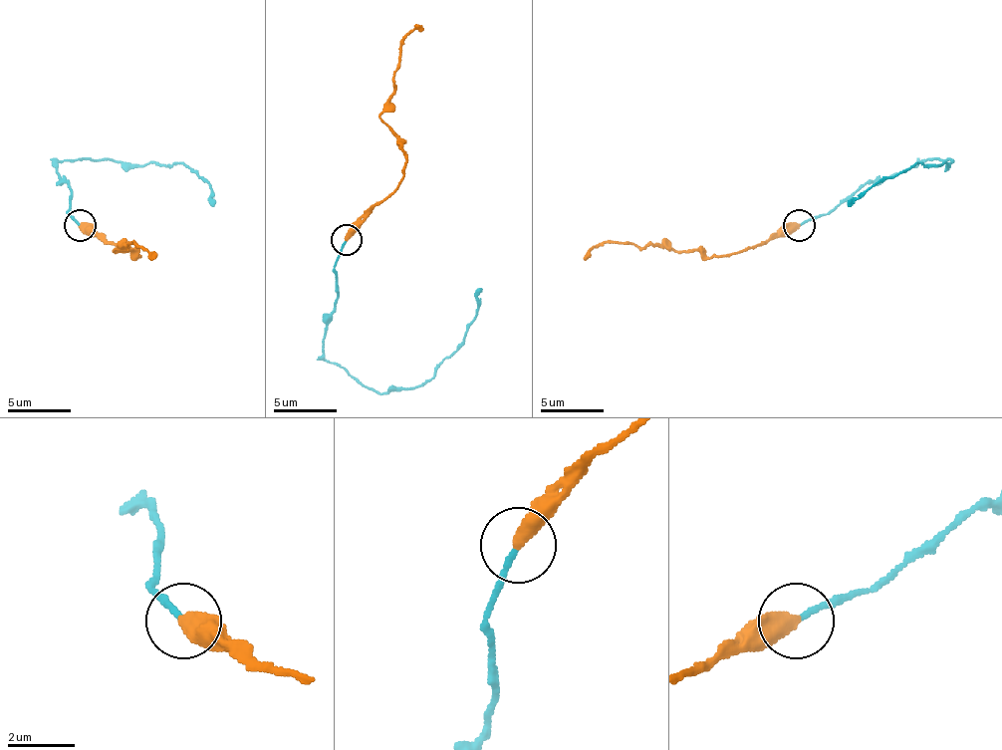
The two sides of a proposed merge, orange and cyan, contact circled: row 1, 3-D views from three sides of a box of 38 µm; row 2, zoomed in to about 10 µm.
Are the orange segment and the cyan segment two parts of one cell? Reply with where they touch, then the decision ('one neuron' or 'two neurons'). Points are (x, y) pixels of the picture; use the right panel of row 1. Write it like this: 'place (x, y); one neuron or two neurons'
place (799, 225); two neurons

